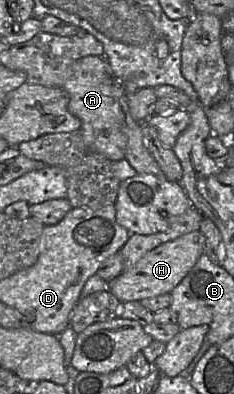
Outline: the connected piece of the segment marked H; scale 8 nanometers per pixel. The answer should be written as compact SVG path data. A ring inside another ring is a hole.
M193 231L159 245L146 253L133 268L108 282L107 291L121 303L170 294L205 253L205 241L200 231Z

